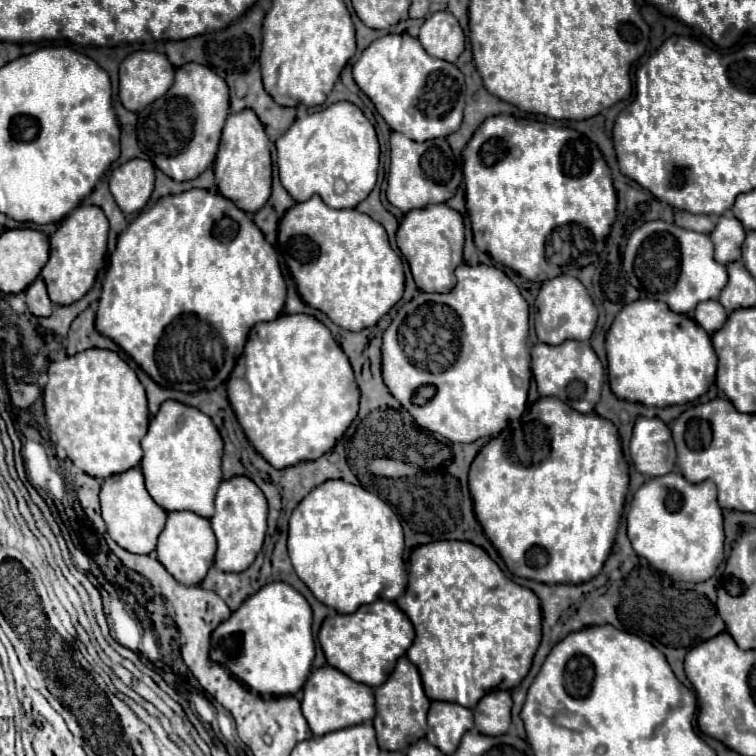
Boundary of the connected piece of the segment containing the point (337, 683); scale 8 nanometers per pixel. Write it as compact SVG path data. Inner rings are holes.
M324 665L320 669L314 669L304 685L302 713L304 713L314 735L326 735L330 731L338 731L338 729L358 725L358 723L372 719L376 715L374 693L368 685L352 681L350 677L346 677L338 669Z

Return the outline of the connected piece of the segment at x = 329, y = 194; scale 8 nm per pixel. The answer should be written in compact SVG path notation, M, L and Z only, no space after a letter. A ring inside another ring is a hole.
M338 101L328 109L296 119L276 141L276 151L280 181L294 201L308 201L312 195L320 195L332 209L352 209L376 185L380 157L376 131L364 113L348 101Z

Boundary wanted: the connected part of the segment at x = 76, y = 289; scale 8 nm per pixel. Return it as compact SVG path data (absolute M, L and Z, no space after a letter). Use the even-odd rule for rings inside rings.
M78 205L50 237L50 259L42 267L40 277L46 281L50 301L56 305L70 305L82 299L94 285L98 271L104 267L108 245L108 219L96 205Z

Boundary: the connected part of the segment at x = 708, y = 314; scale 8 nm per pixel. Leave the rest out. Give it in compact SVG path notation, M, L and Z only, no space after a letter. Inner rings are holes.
M704 301L698 305L698 309L694 309L694 321L698 321L698 325L702 325L702 329L706 329L710 335L726 323L726 317L728 315L718 301Z

